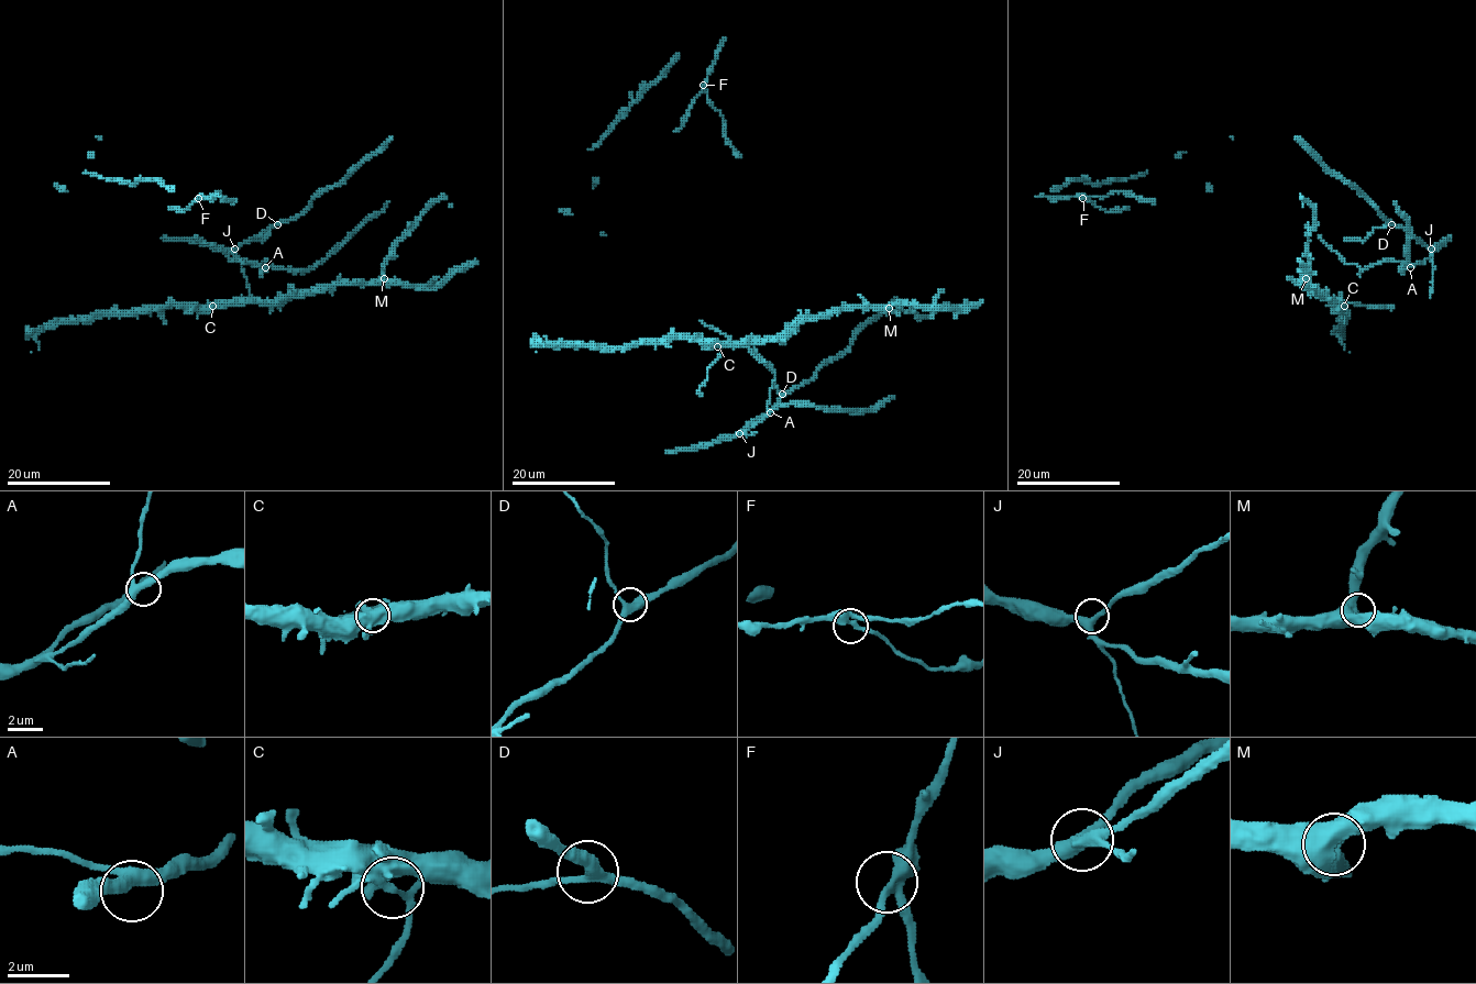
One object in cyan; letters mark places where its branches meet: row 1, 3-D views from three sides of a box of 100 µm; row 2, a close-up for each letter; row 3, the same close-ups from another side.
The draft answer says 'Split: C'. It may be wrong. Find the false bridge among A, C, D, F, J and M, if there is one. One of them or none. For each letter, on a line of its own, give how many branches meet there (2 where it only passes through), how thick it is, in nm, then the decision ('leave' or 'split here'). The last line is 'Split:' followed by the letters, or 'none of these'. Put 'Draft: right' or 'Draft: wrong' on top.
Draft: right
A: 3 branches meet; 360 nm thick; leave
C: 4 branches meet; 340 nm thick; split here
D: 3 branches meet; 360 nm thick; leave
F: 3 branches meet; 320 nm thick; leave
J: 3 branches meet; 360 nm thick; leave
M: 3 branches meet; 500 nm thick; leave
Split: C

